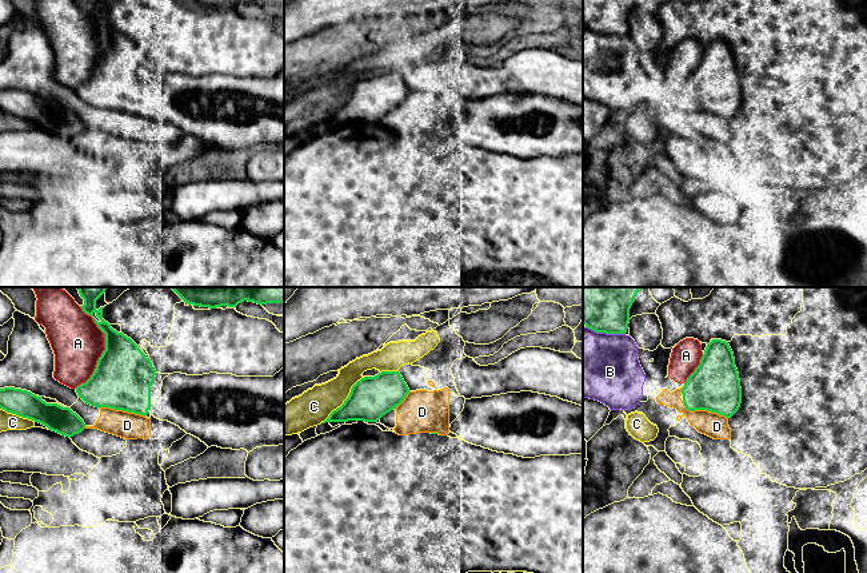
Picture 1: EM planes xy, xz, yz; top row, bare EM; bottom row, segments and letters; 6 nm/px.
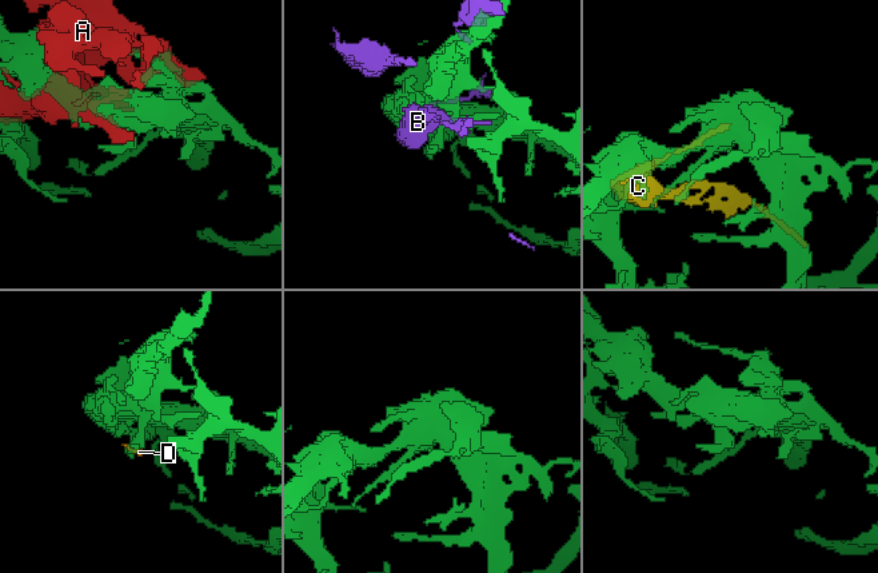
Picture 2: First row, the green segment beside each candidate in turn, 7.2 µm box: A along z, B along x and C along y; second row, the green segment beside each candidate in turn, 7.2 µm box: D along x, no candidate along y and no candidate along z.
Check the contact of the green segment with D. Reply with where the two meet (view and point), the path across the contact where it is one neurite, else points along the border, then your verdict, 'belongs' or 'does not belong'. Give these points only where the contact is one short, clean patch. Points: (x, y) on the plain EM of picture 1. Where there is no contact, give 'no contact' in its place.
yz (703, 110) | does not belong

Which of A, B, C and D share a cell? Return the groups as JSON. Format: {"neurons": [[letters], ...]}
{"neurons": [["A", "D"], ["B"], ["C"]]}

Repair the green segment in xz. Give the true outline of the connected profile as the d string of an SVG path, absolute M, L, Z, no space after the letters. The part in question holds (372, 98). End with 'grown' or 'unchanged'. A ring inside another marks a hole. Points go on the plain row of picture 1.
M381 72L375 77L364 77L352 87L344 104L321 124L377 123L396 110L408 93L409 89L399 72Z | unchanged

